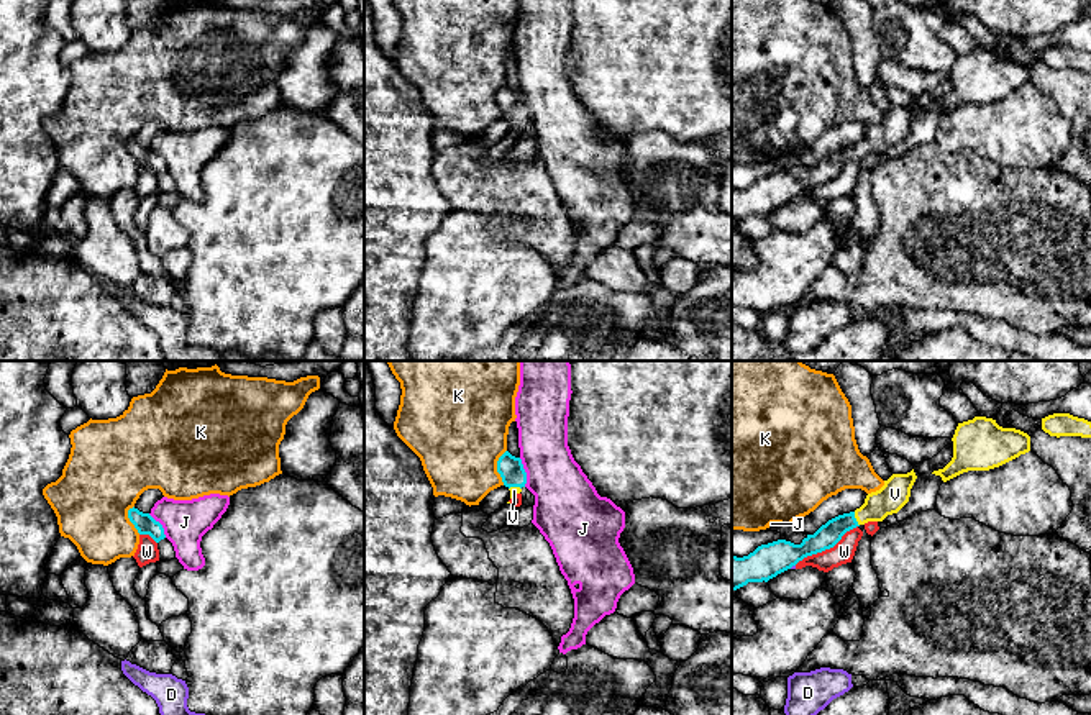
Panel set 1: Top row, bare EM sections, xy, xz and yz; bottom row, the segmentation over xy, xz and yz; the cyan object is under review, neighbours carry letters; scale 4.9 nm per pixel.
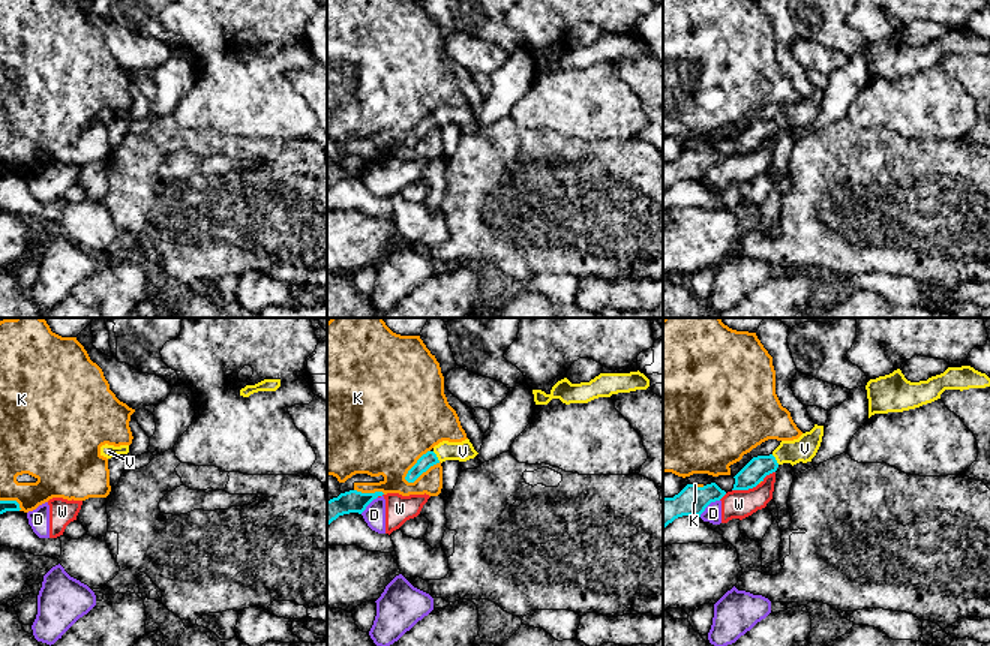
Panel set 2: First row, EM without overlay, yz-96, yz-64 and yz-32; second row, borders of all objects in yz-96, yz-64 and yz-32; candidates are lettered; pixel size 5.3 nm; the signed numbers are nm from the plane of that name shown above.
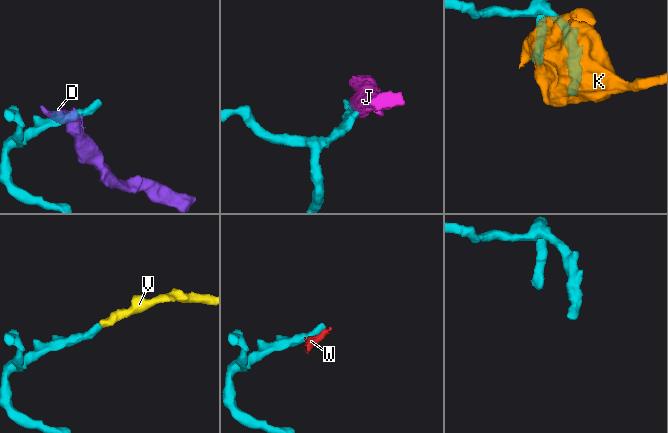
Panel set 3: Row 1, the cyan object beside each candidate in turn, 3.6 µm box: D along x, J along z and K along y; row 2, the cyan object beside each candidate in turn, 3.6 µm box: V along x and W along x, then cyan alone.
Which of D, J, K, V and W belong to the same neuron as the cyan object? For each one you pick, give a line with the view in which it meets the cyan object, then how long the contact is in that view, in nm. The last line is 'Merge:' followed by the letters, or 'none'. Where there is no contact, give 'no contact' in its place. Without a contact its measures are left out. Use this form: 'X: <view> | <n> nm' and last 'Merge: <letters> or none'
V: yz | 80 nm
Merge: V

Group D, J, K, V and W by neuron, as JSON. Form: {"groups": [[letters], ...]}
{"groups": [["D", "W"], ["J"], ["K"], ["V"]]}

